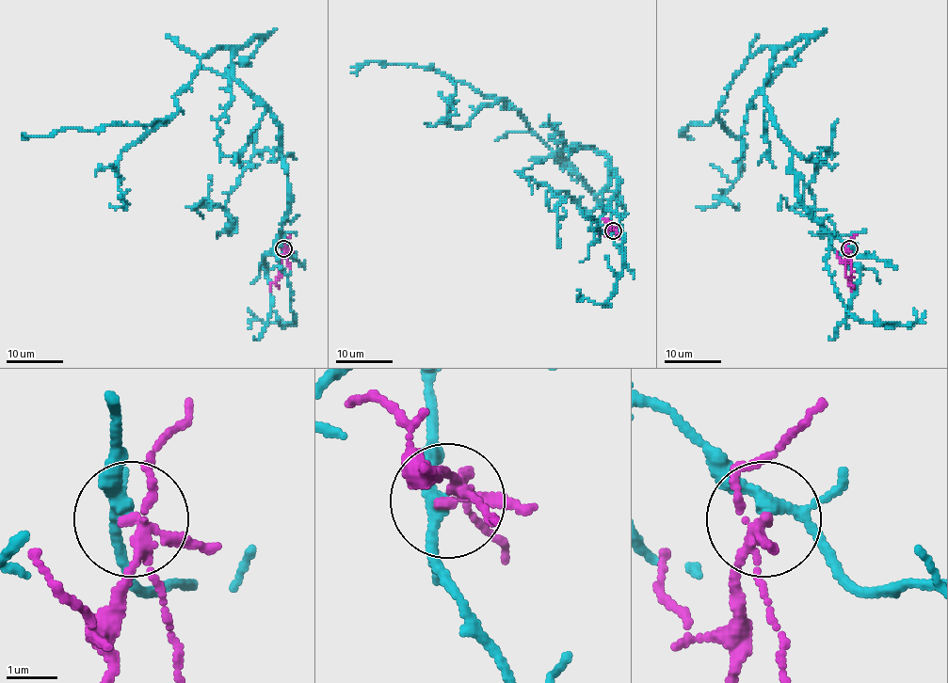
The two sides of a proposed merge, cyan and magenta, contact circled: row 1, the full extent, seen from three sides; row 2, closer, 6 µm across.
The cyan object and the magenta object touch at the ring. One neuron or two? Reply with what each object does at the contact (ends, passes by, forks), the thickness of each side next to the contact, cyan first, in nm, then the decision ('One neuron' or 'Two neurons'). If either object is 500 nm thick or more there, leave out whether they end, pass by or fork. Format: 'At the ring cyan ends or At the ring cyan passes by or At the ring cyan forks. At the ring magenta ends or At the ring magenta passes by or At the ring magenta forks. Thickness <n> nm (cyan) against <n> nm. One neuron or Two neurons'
At the ring cyan forks. At the ring magenta forks. Thickness 200 nm (cyan) against 160 nm. Two neurons

